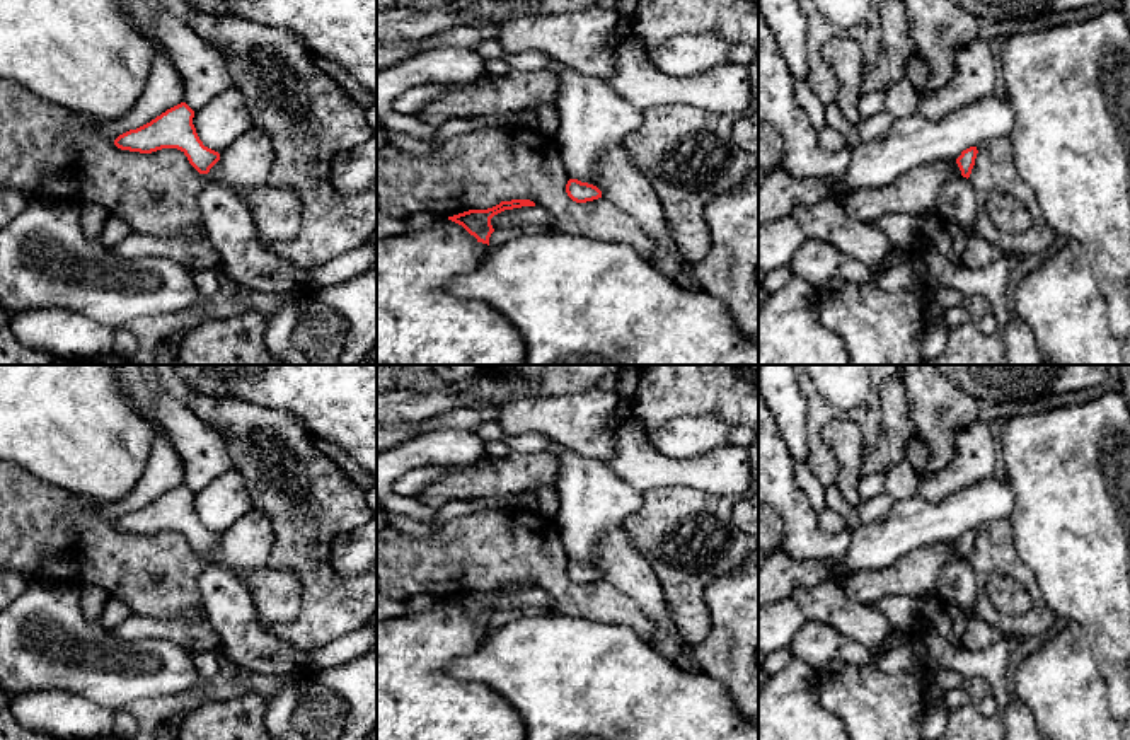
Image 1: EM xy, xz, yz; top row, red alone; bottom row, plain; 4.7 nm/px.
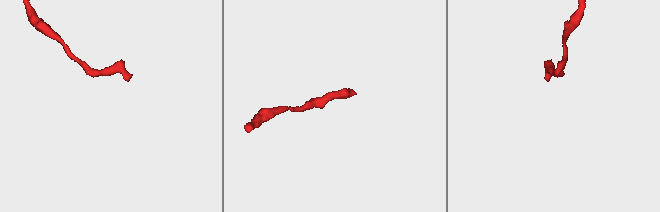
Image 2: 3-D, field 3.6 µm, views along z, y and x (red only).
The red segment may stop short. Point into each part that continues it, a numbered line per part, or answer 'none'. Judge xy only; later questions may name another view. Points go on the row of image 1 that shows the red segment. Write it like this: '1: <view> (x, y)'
none

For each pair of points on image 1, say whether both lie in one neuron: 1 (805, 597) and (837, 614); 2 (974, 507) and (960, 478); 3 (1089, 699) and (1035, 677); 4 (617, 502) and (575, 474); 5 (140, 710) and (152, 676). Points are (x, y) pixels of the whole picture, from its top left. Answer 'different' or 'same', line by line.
1: same
2: different
3: same
4: same
5: different

